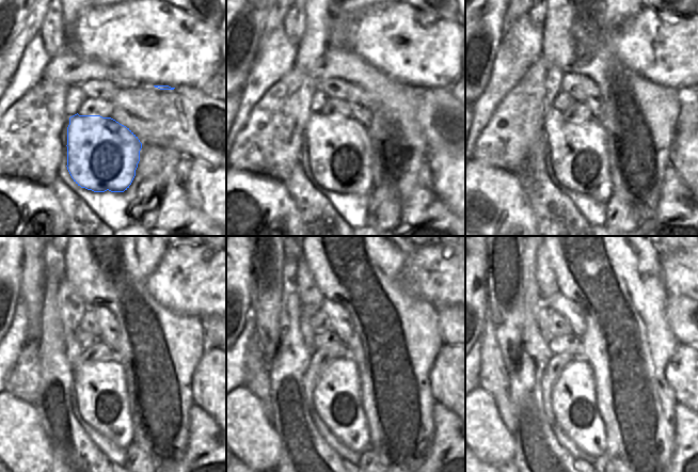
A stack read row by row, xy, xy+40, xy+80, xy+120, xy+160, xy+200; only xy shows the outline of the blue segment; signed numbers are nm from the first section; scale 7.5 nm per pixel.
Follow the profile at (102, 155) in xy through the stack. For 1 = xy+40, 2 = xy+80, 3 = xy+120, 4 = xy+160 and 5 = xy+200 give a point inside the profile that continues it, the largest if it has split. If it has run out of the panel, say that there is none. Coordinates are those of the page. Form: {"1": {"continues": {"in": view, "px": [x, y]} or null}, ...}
{"1": {"continues": {"in": "xy+40", "px": [339, 148]}}, "2": {"continues": {"in": "xy+80", "px": [578, 152]}}, "3": {"continues": {"in": "xy+120", "px": [100, 389]}}, "4": {"continues": {"in": "xy+160", "px": [337, 397]}}, "5": {"continues": {"in": "xy+200", "px": [574, 396]}}}

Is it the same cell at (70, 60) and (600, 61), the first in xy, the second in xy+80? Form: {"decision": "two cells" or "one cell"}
{"decision": "one cell"}

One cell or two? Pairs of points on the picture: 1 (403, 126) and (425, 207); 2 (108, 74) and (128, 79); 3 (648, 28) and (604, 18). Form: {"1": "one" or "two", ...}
{"1": "two", "2": "one", "3": "two"}

